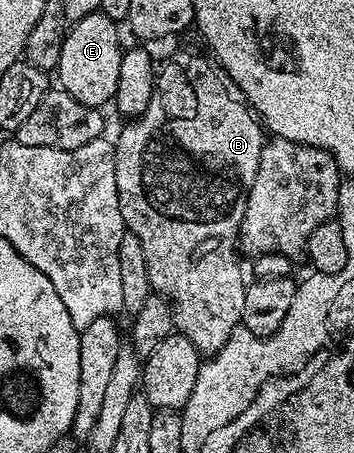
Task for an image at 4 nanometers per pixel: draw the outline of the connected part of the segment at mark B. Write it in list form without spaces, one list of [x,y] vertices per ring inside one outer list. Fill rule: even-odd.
[[[175,53],[164,65],[162,62],[158,66],[155,90],[153,99],[149,99],[149,107],[145,107],[140,117],[128,120],[124,125],[127,126],[120,131],[119,138],[114,138],[113,144],[117,171],[117,199],[126,232],[137,235],[141,251],[145,251],[145,263],[149,267],[149,283],[158,296],[167,298],[167,303],[171,306],[172,326],[181,335],[188,337],[201,355],[214,355],[217,351],[221,351],[221,347],[225,347],[225,343],[229,343],[229,335],[233,335],[233,331],[240,328],[245,311],[248,282],[243,281],[243,269],[239,266],[239,257],[241,258],[239,228],[245,215],[247,196],[255,182],[255,172],[261,163],[261,151],[265,144],[264,126],[245,99],[239,84],[224,69],[219,68],[214,60],[206,61],[195,53]]]

